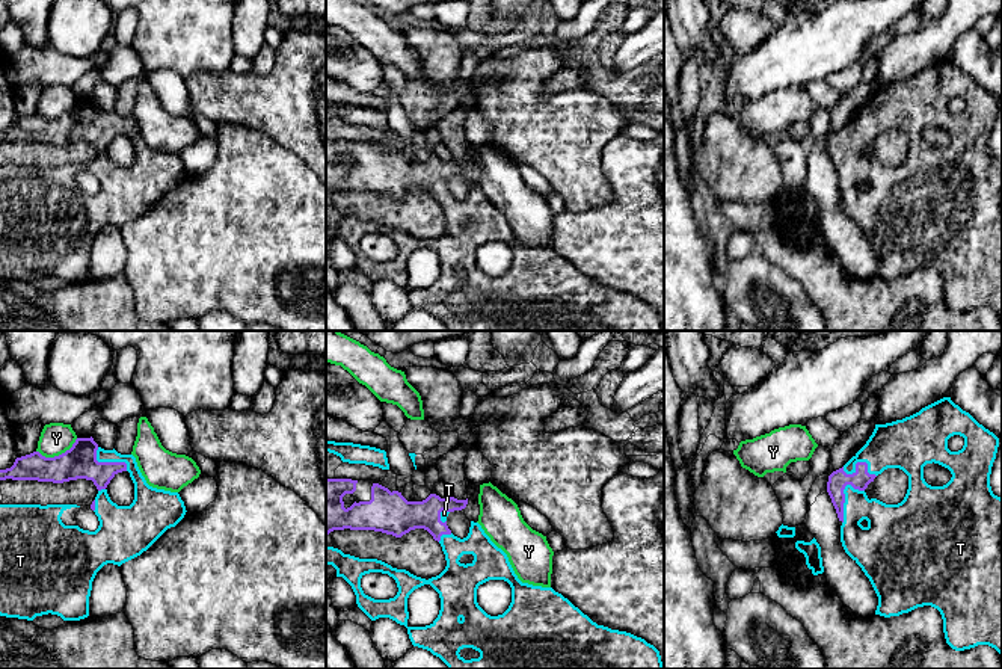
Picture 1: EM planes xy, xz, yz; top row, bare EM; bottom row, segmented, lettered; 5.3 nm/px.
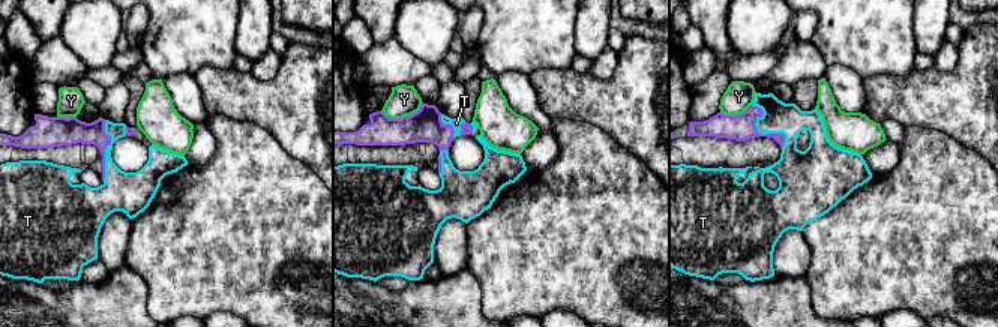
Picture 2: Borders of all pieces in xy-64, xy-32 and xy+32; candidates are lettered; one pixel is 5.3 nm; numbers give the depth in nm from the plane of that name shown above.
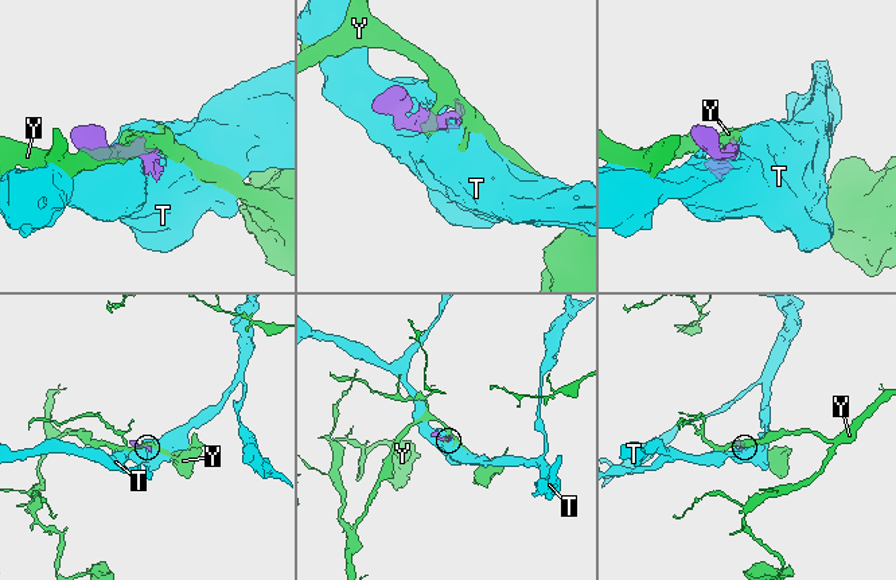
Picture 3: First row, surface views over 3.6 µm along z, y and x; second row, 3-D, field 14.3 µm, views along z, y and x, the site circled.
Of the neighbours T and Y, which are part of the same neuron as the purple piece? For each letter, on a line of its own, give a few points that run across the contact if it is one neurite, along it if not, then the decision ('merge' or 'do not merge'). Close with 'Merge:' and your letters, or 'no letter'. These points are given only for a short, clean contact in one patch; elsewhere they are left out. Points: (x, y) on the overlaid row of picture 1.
T: merge
Y: xy (77, 438), (58, 455), (43, 456), (36, 452) | do not merge
Merge: T

